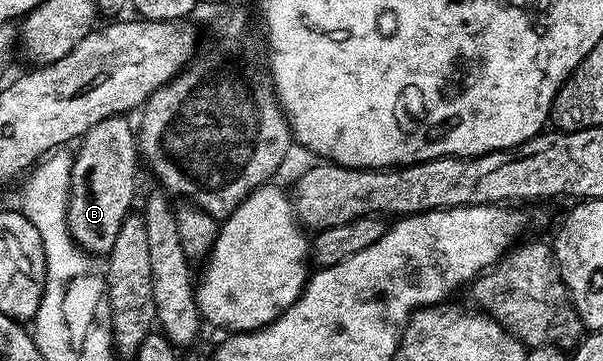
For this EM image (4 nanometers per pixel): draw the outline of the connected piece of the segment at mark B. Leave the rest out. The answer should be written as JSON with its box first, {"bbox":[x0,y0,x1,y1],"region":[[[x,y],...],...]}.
{"bbox":[68,116,138,256],"region":[[[124,116],[98,120],[94,128],[86,131],[79,139],[80,151],[75,151],[72,160],[72,175],[68,189],[68,230],[72,233],[72,241],[79,249],[89,255],[106,256],[114,248],[114,240],[118,240],[118,228],[122,228],[125,218],[133,209],[132,197],[136,194],[136,162],[138,163],[138,134]]]}

